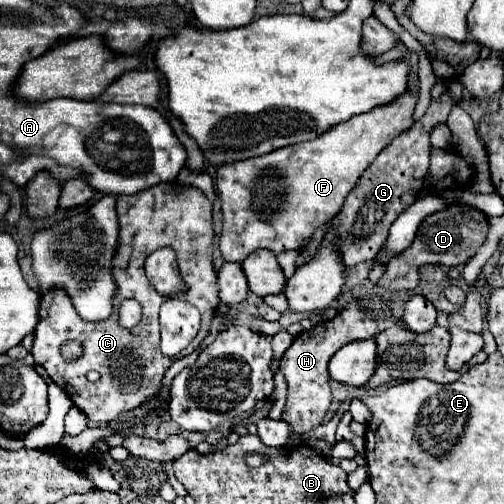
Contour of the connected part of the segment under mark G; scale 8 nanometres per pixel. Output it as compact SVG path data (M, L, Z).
M449 93L441 95L439 99L433 99L427 113L409 131L397 135L397 139L377 155L371 167L361 175L359 185L347 195L339 215L329 221L329 225L333 225L339 237L343 239L343 257L347 269L351 269L361 261L375 259L375 255L387 241L389 227L393 225L393 221L409 205L415 203L421 191L421 181L429 169L429 151L431 151L429 133L437 123L447 121L449 109L451 109Z

